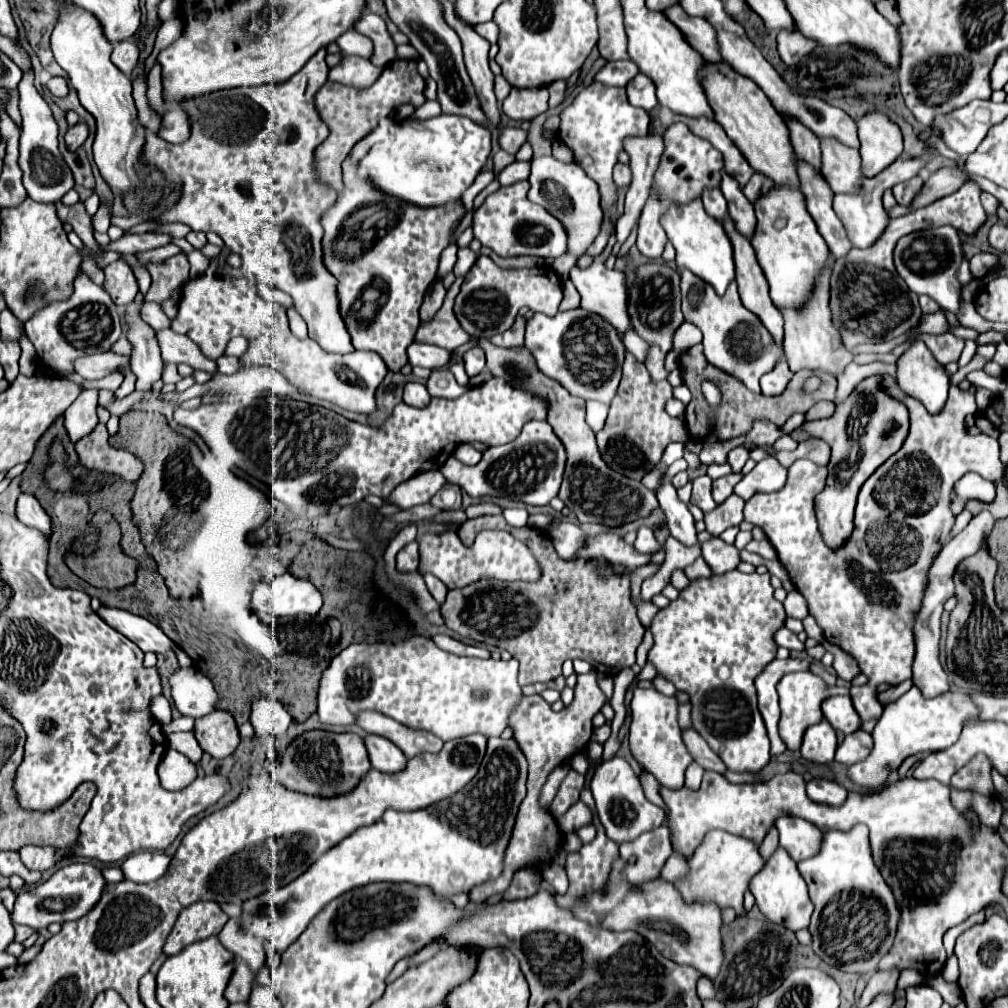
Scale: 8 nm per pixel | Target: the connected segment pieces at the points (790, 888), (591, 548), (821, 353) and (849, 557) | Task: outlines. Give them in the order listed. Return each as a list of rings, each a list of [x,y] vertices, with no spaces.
[[[777,848],[771,854],[771,858],[767,860],[767,866],[763,866],[763,870],[751,880],[749,888],[755,896],[755,904],[757,904],[759,912],[769,922],[787,926],[793,932],[809,926],[809,918],[813,914],[813,904],[811,904],[809,894],[807,894],[807,884],[805,884],[803,876],[799,874],[795,860],[783,848]]]
[[[605,532],[595,538],[589,538],[587,546],[577,554],[577,558],[583,560],[591,560],[599,556],[607,558],[611,564],[623,564],[629,568],[645,566],[651,560],[651,556],[635,552],[633,546],[627,544],[623,538],[619,538],[615,532]]]
[[[831,268],[823,270],[819,274],[819,282],[815,284],[815,292],[811,292],[811,298],[807,298],[807,306],[799,308],[779,308],[783,314],[783,348],[785,358],[793,372],[803,368],[821,368],[837,376],[849,362],[853,362],[853,354],[843,346],[841,336],[837,328],[831,322],[831,310],[829,310],[829,272]]]
[[[959,386],[949,388],[949,398],[945,408],[939,414],[929,414],[925,406],[905,396],[903,404],[909,410],[909,434],[901,446],[887,462],[883,462],[863,484],[859,492],[859,504],[855,512],[855,530],[851,540],[841,546],[839,550],[831,550],[823,544],[823,538],[817,530],[815,520],[815,508],[813,498],[823,490],[827,468],[815,466],[809,460],[797,460],[787,474],[787,482],[779,492],[773,494],[755,494],[755,498],[745,502],[745,522],[763,528],[765,536],[773,542],[781,564],[787,568],[791,582],[795,588],[803,594],[807,600],[809,614],[817,620],[817,624],[823,630],[823,636],[829,644],[839,646],[847,654],[855,656],[861,672],[869,678],[865,686],[851,688],[851,700],[857,710],[857,714],[863,720],[863,730],[871,732],[875,728],[875,722],[881,718],[883,710],[877,704],[877,686],[879,684],[901,684],[903,680],[911,678],[911,662],[915,656],[915,644],[913,644],[913,614],[917,612],[927,570],[931,566],[931,560],[939,554],[939,542],[945,538],[955,522],[955,516],[951,514],[951,488],[953,484],[967,474],[969,470],[997,470],[997,476],[1003,476],[1003,462],[1000,460],[1000,449],[997,436],[999,430],[987,422],[985,418],[975,418],[975,426],[987,434],[969,436],[963,418],[971,412],[977,412],[975,406],[975,388],[961,390]]]

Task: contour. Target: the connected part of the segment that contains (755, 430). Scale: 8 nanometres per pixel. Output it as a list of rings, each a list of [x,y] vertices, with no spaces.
[[[761,418],[761,420],[755,420],[751,430],[735,440],[731,440],[733,448],[737,446],[745,446],[745,444],[755,444],[755,446],[763,446],[763,444],[773,444],[777,438],[781,436],[779,432],[779,426],[775,426],[773,422]]]

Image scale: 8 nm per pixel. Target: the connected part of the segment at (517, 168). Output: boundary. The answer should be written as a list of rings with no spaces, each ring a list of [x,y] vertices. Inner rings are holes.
[[[513,162],[499,174],[501,184],[515,184],[527,178],[529,178],[529,162]]]

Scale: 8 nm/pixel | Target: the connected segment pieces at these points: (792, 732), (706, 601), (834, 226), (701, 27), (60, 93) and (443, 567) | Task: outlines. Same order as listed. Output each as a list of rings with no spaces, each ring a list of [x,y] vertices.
[[[793,672],[793,674],[787,674],[781,678],[781,682],[777,684],[777,692],[779,692],[779,706],[781,706],[781,720],[779,720],[781,740],[785,742],[785,746],[789,750],[799,750],[805,730],[811,724],[817,724],[823,720],[821,702],[829,696],[847,695],[849,688],[837,685],[825,686],[825,682],[819,676],[815,676],[813,672]]]
[[[731,570],[731,574],[691,580],[689,586],[679,592],[679,598],[661,608],[651,622],[655,644],[649,652],[649,660],[655,664],[659,676],[665,676],[677,690],[689,694],[693,728],[707,740],[711,750],[731,772],[759,772],[771,760],[769,738],[757,710],[753,680],[775,658],[779,648],[775,632],[785,626],[785,618],[783,604],[773,598],[769,574],[741,574],[739,570]]]
[[[795,156],[795,166],[799,166],[799,180],[801,180],[799,190],[805,194],[807,210],[809,210],[811,218],[815,220],[819,234],[823,236],[823,240],[829,246],[829,252],[835,258],[845,256],[851,250],[851,244],[847,240],[841,220],[837,218],[837,214],[831,208],[833,192],[831,192],[829,184],[825,182],[825,178],[821,174],[815,174],[813,166],[807,166],[797,156]]]
[[[669,6],[665,12],[665,18],[669,18],[679,30],[681,34],[685,34],[687,42],[707,60],[707,62],[721,62],[721,54],[719,54],[719,46],[717,46],[717,36],[715,30],[711,28],[711,24],[703,18],[695,18],[695,16],[687,16],[683,12],[683,8],[679,6]]]
[[[51,78],[51,80],[47,82],[47,88],[49,88],[49,92],[51,92],[53,96],[57,96],[57,98],[63,98],[63,96],[69,94],[69,86],[67,86],[67,80],[65,80],[65,78]]]
[[[453,530],[443,534],[423,534],[419,536],[419,574],[437,576],[449,590],[463,588],[467,584],[479,582],[483,578],[497,578],[505,582],[535,582],[541,578],[539,564],[535,562],[529,548],[515,540],[503,530],[481,530],[475,536],[473,546],[465,546]]]

